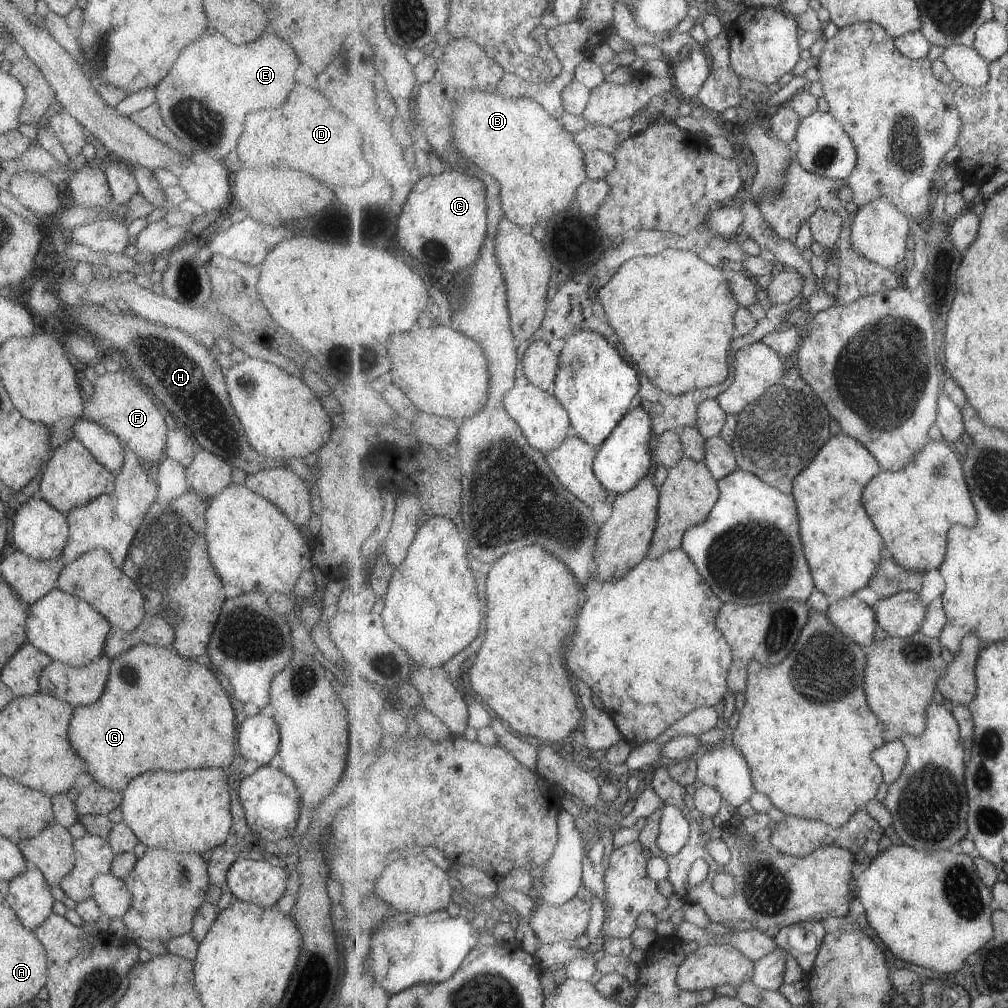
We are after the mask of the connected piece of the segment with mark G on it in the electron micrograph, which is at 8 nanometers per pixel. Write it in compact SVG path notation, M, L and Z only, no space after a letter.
M137 643L129 650L118 654L116 657L110 659L109 676L105 683L105 688L101 696L90 705L79 705L72 707L72 715L68 722L68 741L76 755L79 755L86 764L86 772L91 775L93 781L100 784L103 788L108 788L112 791L122 792L122 790L137 776L138 774L147 771L182 771L185 769L200 769L211 767L226 767L231 764L233 754L235 754L235 713L231 707L231 700L225 694L221 684L217 682L215 674L191 659L179 656L170 646L158 647L155 645L148 645L145 643Z

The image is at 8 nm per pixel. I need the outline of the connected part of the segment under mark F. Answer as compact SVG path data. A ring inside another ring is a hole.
M127 370L116 373L106 372L98 376L92 387L93 395L85 396L81 417L92 420L111 431L147 466L159 462L164 457L166 424L161 409L157 408L157 404L151 400L153 395L135 378Z

